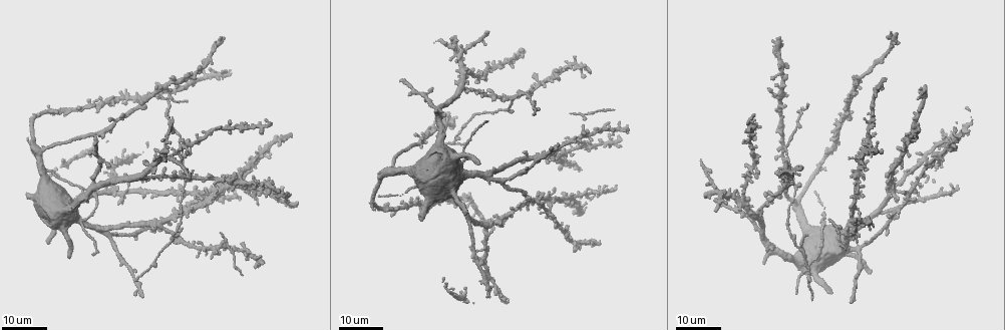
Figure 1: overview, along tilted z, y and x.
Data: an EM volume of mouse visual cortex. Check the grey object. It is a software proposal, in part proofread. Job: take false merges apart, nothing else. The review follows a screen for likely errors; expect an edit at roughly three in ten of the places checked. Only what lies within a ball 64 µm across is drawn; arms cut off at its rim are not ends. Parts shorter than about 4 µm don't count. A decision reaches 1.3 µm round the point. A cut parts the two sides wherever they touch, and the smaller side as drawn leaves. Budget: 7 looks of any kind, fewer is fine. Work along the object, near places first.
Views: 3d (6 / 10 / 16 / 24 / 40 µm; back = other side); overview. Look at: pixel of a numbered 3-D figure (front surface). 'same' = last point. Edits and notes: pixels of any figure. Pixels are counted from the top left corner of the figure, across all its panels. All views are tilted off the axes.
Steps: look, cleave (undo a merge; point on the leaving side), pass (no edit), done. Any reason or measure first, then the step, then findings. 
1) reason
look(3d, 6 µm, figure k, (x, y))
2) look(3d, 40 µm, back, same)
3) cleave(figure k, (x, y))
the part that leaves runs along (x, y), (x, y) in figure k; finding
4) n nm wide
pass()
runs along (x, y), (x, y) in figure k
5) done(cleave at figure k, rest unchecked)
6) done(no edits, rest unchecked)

three-way junction
look(3d, 24 µm, figure 1, (452, 144))

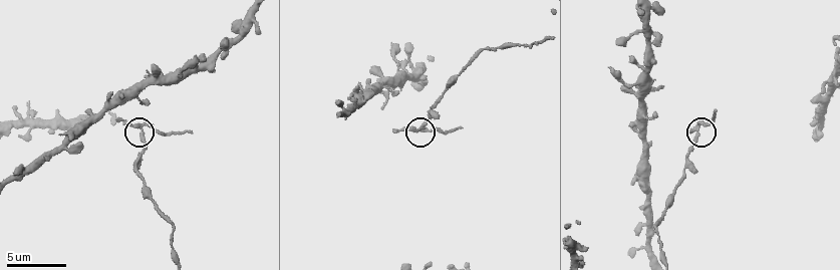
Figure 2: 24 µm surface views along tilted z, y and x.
look(3d, 10 µm, figure 2, (415, 129))

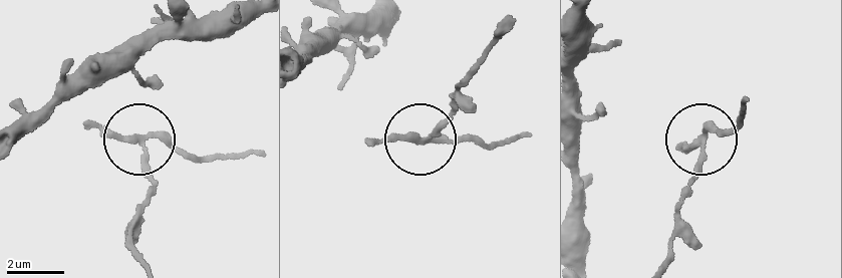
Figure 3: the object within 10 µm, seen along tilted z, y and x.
cleave(figure 3, (100, 128))
the part that leaves runs along (144, 137), (164, 138), (206, 162), (260, 158) in figure 3; two cells meet here

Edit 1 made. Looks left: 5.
look(overview)

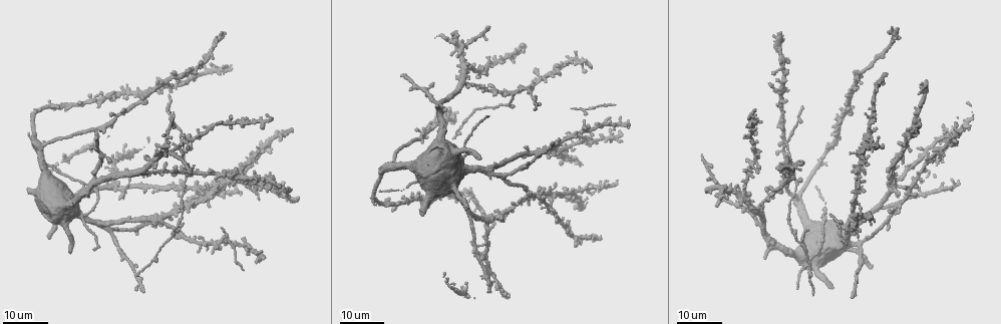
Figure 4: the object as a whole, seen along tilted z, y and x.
branch point
look(3d, 24 µm, figure 4, (798, 184))

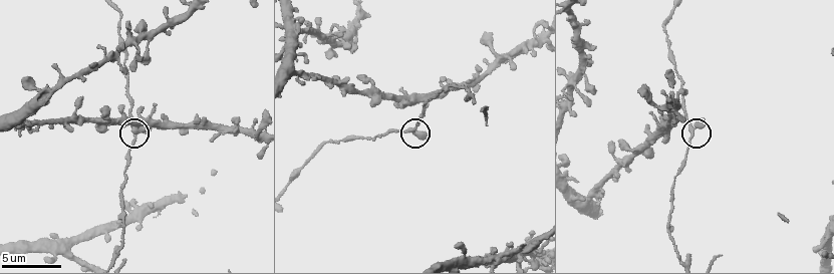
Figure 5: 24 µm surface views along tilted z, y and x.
zoom in
look(3d, 10 µm, figure 5, (413, 130))

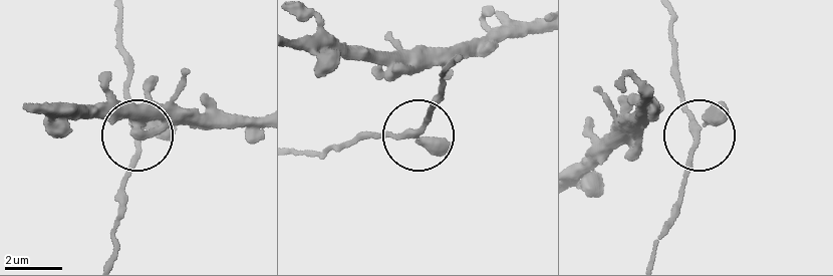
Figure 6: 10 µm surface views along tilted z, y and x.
look(3d, 6 µm, figure 6, (412, 135))

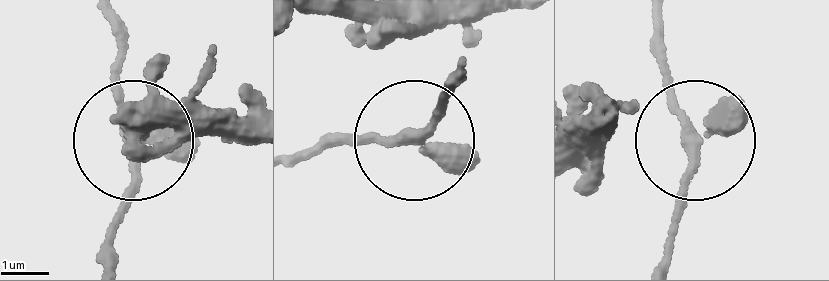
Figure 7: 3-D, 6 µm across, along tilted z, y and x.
230 nm wide
pass()
runs along (583, 166), (696, 135), (656, 17) in figure 7; one cell here

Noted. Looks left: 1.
done(cleave at figure 3, rest unchecked)

